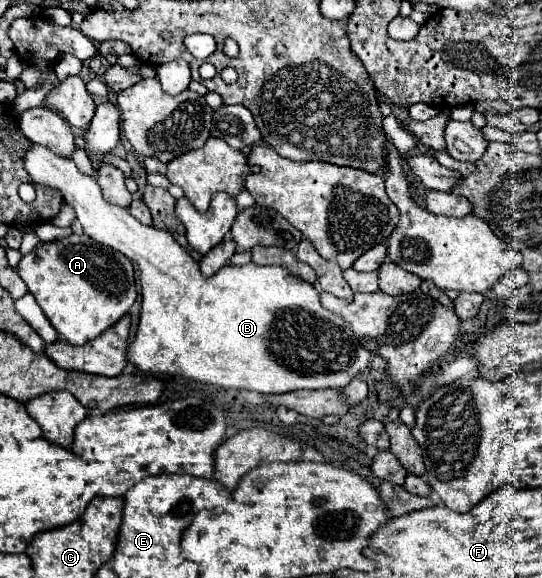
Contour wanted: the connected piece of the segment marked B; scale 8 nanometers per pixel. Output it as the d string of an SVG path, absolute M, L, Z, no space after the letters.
M29 144L27 150L23 150L23 166L27 170L27 174L31 176L31 180L35 184L41 184L41 186L47 186L47 188L55 188L61 192L65 204L69 204L75 214L77 214L77 220L81 222L83 230L87 236L91 236L93 240L109 246L109 248L115 248L115 250L121 250L121 254L125 254L127 258L131 258L133 262L137 262L137 266L141 268L141 296L143 296L143 304L141 304L141 316L139 316L139 326L137 326L137 332L135 332L135 338L133 342L127 346L127 360L137 366L141 372L151 372L151 374L169 374L169 376L181 376L181 378L187 378L187 380L197 380L197 382L203 382L203 384L213 384L213 386L221 386L221 388L231 388L231 390L255 390L255 392L261 392L261 394L285 394L285 392L293 392L293 390L303 390L303 388L309 388L309 390L317 390L317 388L345 388L351 378L355 378L363 368L369 368L369 360L373 358L373 354L369 350L365 350L359 340L353 336L353 332L349 330L347 322L325 310L319 302L319 294L317 290L307 284L305 280L299 280L297 276L291 276L285 268L281 266L257 266L257 264L245 264L245 266L231 266L227 264L225 268L221 268L221 272L217 272L215 276L207 278L201 274L199 270L199 264L175 242L175 238L169 234L169 232L163 232L163 230L157 230L153 226L143 226L141 222L137 222L127 208L117 208L113 204L109 204L105 198L103 198L103 192L99 188L99 184L95 182L93 176L87 176L83 174L73 158L65 158L65 156L57 156L53 150L41 146L41 144Z

